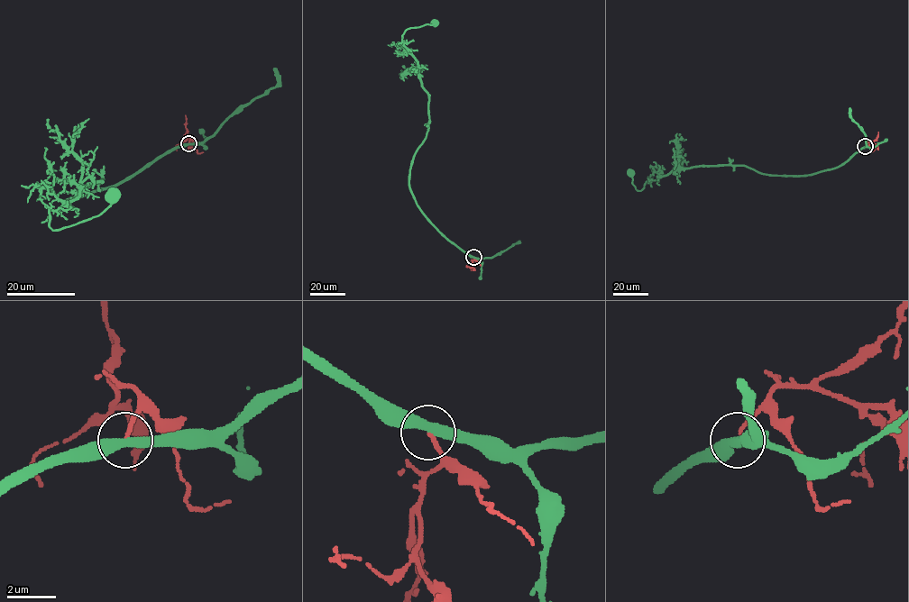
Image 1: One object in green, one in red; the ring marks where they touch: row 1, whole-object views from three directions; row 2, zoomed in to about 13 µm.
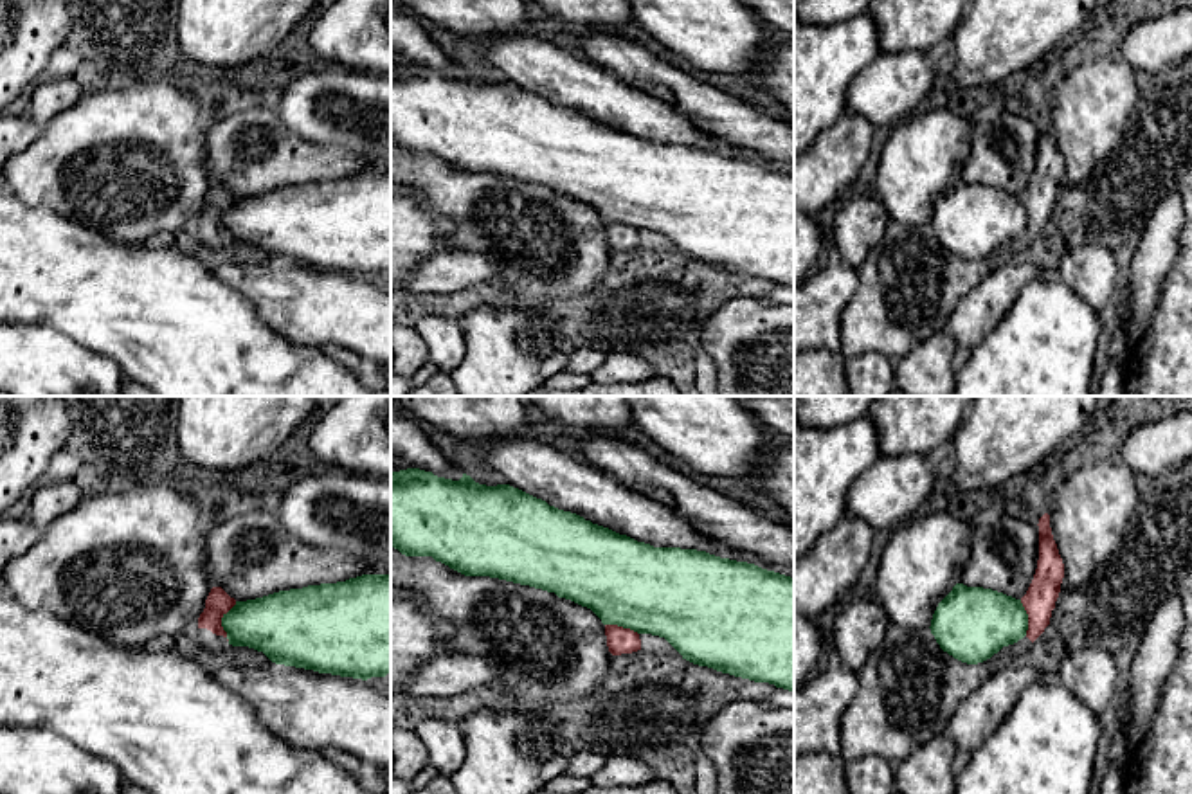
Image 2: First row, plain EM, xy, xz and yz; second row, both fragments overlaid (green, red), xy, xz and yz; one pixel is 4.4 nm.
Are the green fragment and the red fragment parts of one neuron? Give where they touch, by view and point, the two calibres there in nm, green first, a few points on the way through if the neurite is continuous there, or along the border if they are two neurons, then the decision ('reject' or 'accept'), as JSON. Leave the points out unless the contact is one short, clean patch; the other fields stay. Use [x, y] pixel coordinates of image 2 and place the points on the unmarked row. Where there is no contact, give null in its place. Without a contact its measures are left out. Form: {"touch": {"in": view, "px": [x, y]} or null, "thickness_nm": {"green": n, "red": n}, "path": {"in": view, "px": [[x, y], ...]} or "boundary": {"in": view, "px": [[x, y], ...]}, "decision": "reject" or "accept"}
{"touch": {"in": "xy", "px": [222, 218]}, "thickness_nm": {"green": 280, "red": 110}, "boundary": {"in": "xy", "px": [[236, 198], [222, 215], [227, 236]]}, "decision": "reject"}

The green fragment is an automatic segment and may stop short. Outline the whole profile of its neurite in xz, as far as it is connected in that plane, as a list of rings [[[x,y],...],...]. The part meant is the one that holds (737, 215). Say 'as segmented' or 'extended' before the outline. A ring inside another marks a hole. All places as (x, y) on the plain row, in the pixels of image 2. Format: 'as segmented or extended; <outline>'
as segmented; [[[420,65],[391,68],[391,142],[405,153],[432,153],[436,158],[441,158],[465,173],[490,173],[555,189],[558,194],[565,194],[591,205],[603,221],[618,221],[637,230],[664,234],[682,252],[682,256],[693,261],[708,263],[717,268],[754,279],[769,279],[776,284],[794,288],[794,175],[790,173],[762,166],[754,160],[720,155],[706,148],[654,144],[627,131],[619,131],[609,124],[592,121],[576,110],[549,103],[546,97],[537,95],[510,81],[486,83],[475,79],[466,70],[463,70],[459,77],[452,77]]]

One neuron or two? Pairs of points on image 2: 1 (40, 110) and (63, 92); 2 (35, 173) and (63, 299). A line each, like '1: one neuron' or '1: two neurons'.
1: one neuron
2: two neurons

